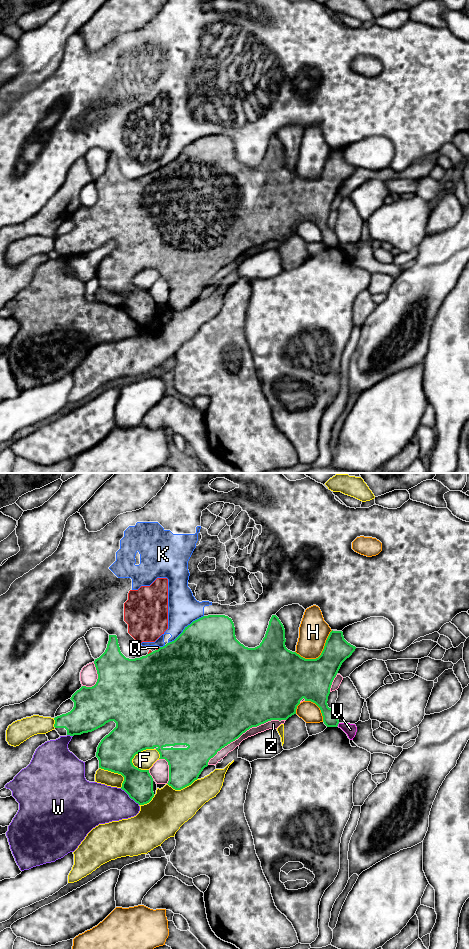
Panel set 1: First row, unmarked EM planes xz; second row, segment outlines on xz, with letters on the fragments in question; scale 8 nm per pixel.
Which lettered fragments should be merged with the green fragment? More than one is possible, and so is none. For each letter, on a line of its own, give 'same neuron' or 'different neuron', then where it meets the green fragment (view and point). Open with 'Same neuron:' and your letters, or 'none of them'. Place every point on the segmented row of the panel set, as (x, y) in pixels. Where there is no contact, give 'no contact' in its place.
Same neuron: none of them
F: different neuron | xz (139, 751)
H: different neuron | xz (320, 655)
K: different neuron | xz (185, 628)
Q: different neuron | xz (159, 648)
V: different neuron | xz (338, 723)
W: different neuron | xz (130, 797)
Z: different neuron | xz (245, 731)

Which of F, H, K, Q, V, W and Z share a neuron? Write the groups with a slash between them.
F / H / K Q / V / W / Z

